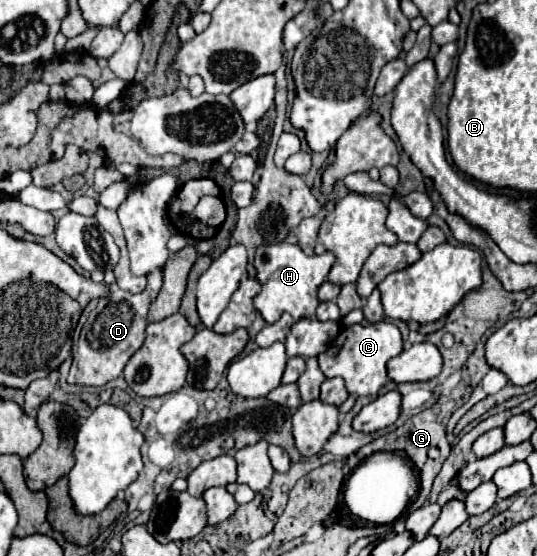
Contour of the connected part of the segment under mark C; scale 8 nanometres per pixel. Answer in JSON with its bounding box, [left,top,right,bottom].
[319,321,403,395]

